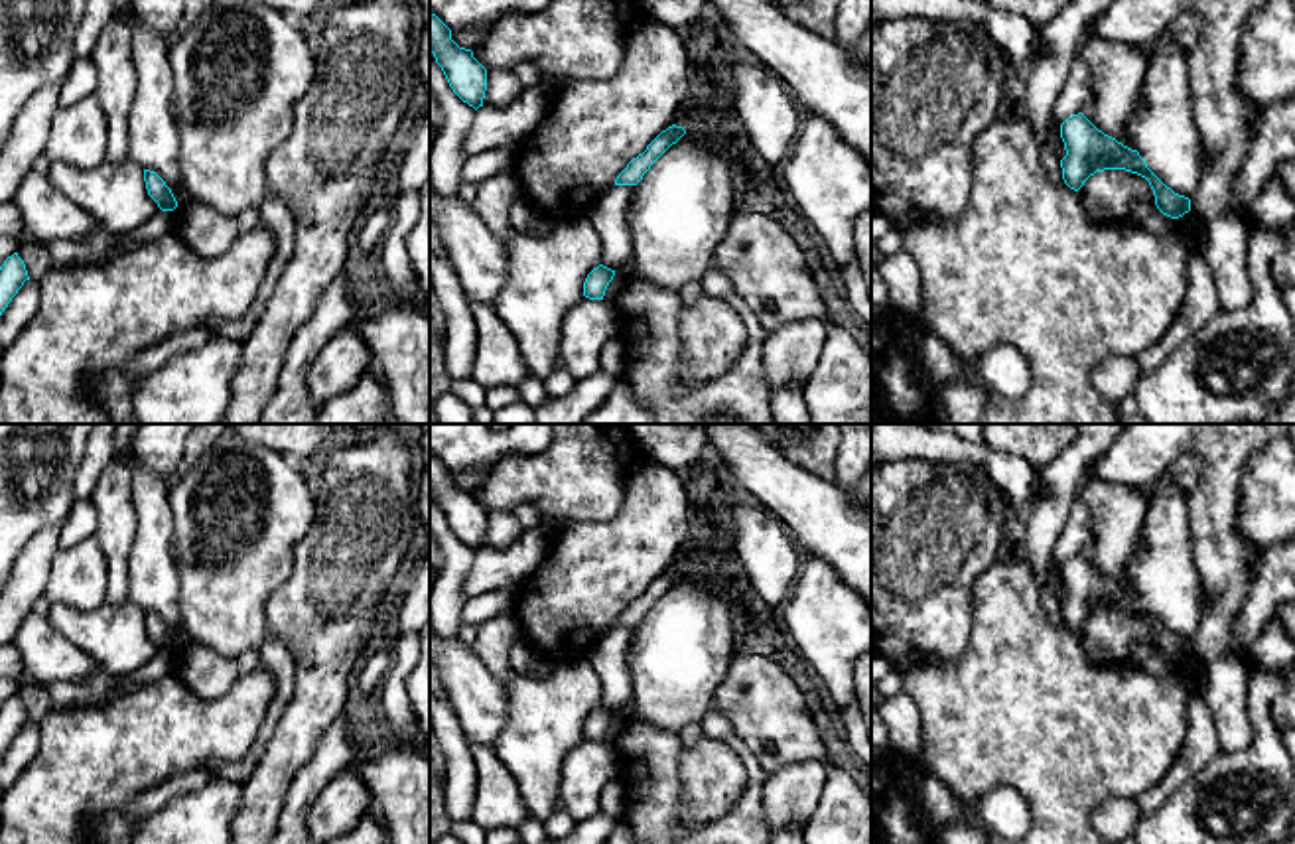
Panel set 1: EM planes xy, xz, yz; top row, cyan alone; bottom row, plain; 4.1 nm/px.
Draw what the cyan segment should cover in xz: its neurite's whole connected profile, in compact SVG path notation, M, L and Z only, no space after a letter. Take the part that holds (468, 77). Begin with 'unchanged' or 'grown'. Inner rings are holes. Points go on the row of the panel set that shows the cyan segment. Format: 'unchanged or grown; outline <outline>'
unchanged; outline M430 12L430 51L442 67L453 93L473 106L483 106L487 91L487 69L473 57L471 49L451 39L451 30Z

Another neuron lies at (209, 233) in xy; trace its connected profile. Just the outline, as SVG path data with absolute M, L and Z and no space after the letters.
M183 197L175 207L175 235L199 256L215 258L240 237L239 217Z

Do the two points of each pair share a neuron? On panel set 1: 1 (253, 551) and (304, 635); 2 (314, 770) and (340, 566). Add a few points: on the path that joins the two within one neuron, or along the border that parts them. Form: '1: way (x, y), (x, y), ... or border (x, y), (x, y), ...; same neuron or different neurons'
1: border (294, 547), (294, 568), (267, 604), (269, 630); different neurons
2: border (341, 712), (322, 734), (310, 758), (292, 779); different neurons

